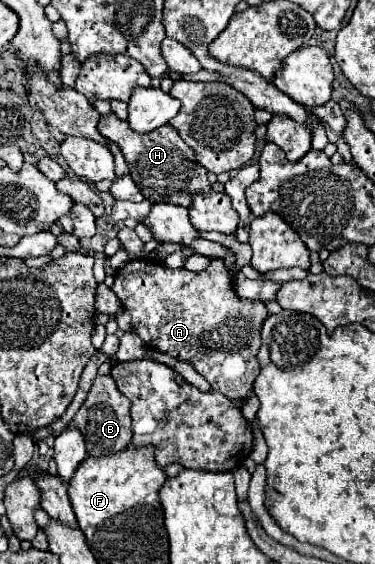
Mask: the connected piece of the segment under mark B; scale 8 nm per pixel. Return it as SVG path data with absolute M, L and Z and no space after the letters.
M97 375L91 389L89 389L89 395L85 399L85 403L81 405L81 409L75 413L73 421L71 421L71 427L77 427L83 437L85 437L85 443L87 443L87 453L89 455L113 455L113 453L119 453L123 449L127 449L131 445L131 401L119 393L115 381L111 381L111 377L101 377Z

